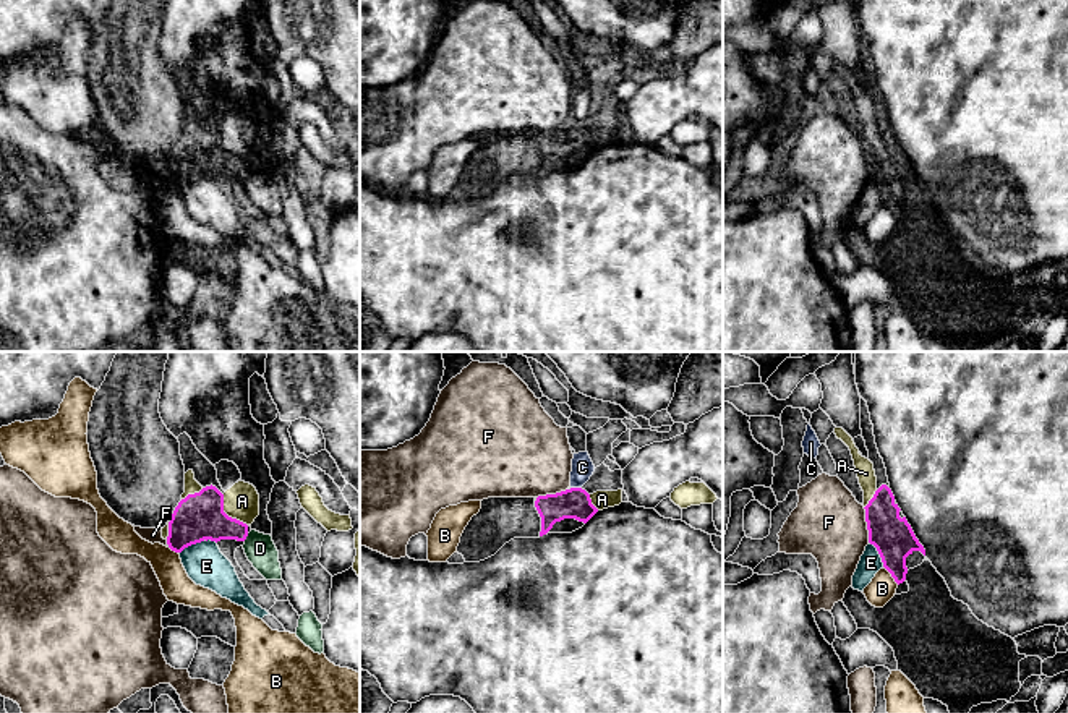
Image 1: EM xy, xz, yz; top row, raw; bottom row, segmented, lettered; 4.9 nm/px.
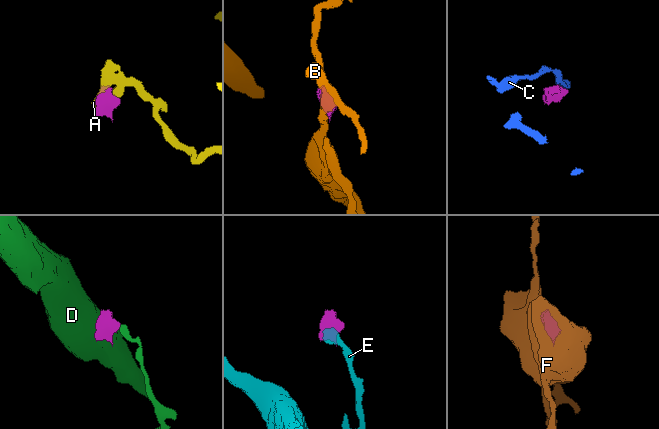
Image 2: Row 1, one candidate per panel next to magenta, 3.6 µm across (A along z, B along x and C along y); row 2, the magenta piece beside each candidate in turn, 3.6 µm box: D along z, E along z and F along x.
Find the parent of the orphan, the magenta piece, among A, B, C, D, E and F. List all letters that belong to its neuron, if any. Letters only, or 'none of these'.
A

